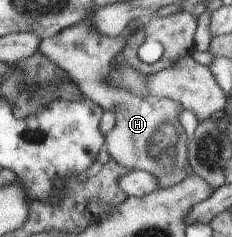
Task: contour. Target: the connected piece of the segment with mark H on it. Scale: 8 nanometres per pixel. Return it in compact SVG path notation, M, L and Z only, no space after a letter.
M135 20L127 26L120 36L104 36L87 21L71 26L55 37L42 39L39 52L49 58L55 66L65 70L80 88L82 95L93 99L102 107L102 111L115 112L115 126L106 135L105 145L109 155L117 164L131 171L143 170L151 172L159 180L159 189L169 188L187 178L187 146L190 141L177 116L184 108L171 100L155 96L140 97L132 94L131 89L121 90L119 86L111 86L109 72L113 58L122 52L127 36L133 34L144 20Z

